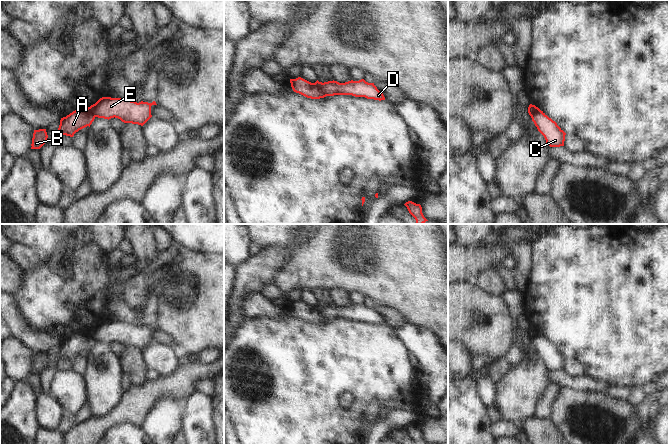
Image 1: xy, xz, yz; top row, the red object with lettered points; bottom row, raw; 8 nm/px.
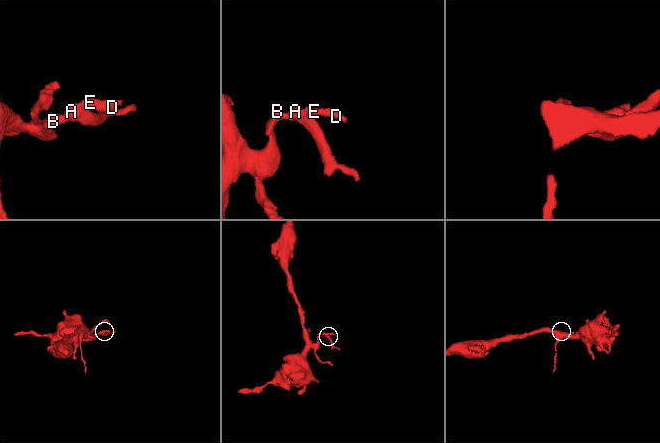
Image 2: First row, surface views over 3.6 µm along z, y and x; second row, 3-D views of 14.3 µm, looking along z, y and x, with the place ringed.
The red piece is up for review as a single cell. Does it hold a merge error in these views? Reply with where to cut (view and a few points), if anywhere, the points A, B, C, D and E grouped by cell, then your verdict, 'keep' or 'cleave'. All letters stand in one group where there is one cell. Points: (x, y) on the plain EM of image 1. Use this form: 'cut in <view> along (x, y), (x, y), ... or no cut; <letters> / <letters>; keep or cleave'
cut in xz along (313, 307), (325, 320); A B C / D E; cleave

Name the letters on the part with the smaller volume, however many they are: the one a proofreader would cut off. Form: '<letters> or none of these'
D, E

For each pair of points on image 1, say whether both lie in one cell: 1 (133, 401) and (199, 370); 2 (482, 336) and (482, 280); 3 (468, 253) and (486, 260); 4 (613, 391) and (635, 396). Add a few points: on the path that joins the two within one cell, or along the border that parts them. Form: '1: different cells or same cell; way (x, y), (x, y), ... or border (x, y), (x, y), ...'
1: same cell; way (149, 393), (162, 387), (176, 386), (183, 379)
2: different cells; border (474, 281), (486, 291), (501, 297)
3: same cell; way (472, 257), (482, 258)
4: same cell; way (618, 392), (630, 394)

